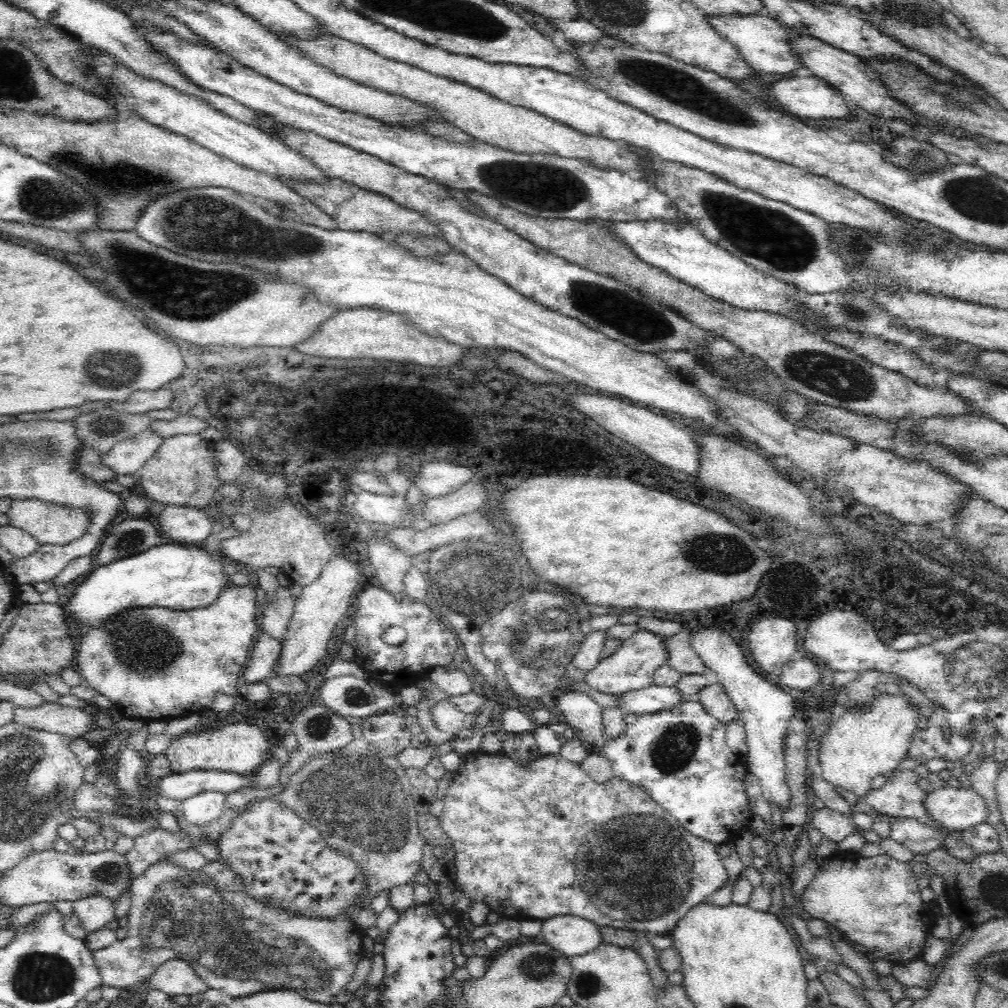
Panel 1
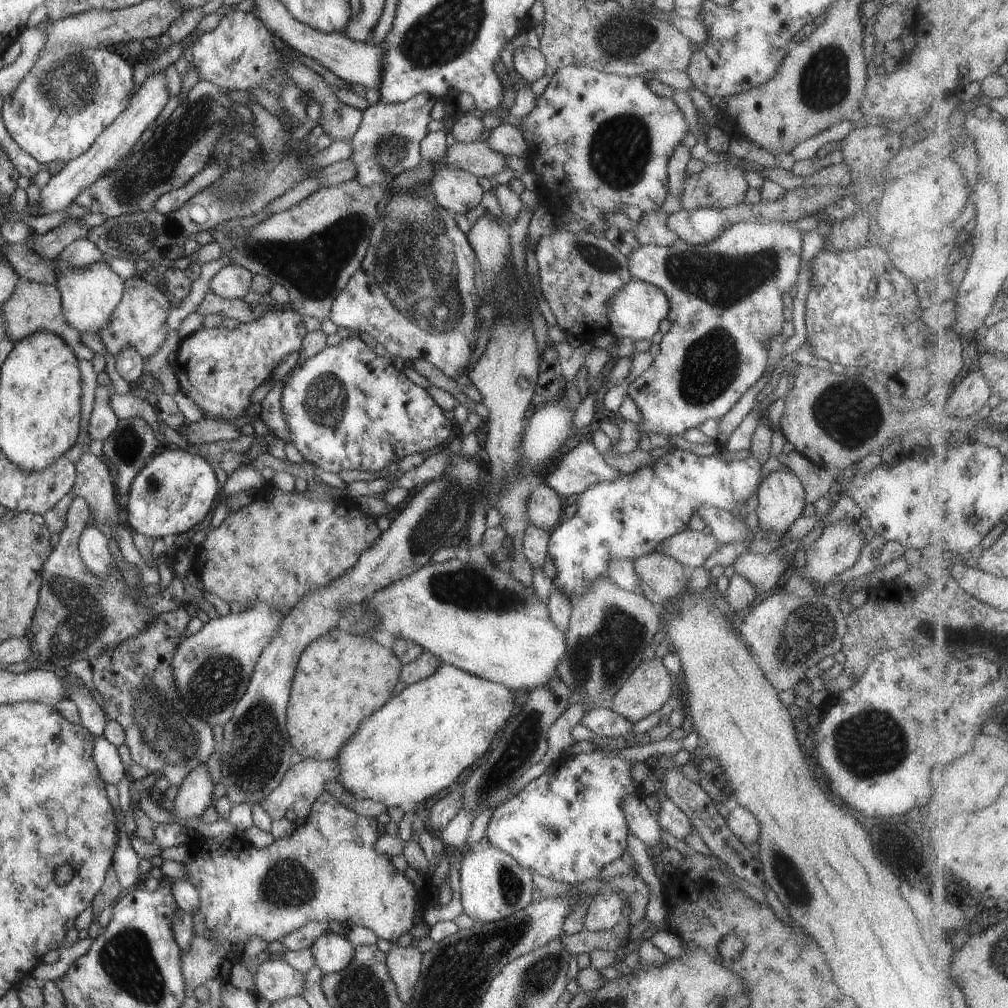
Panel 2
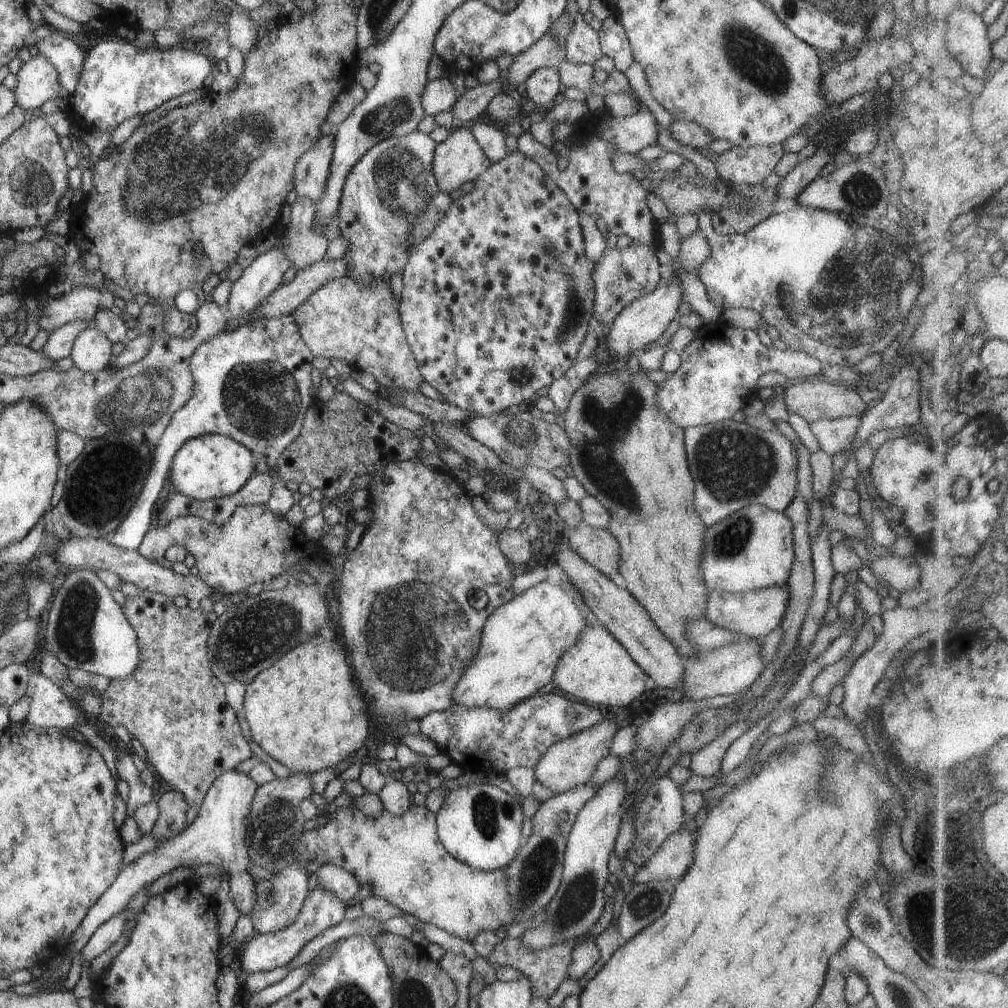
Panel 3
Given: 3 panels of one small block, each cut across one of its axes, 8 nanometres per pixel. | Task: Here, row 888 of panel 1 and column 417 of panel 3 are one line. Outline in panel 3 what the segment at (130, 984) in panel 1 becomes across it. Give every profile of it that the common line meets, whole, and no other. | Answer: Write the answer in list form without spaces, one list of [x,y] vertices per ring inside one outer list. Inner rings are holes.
[[[417,130],[401,136],[384,138],[365,151],[346,176],[336,213],[340,236],[348,242],[342,257],[347,265],[345,275],[360,285],[373,287],[376,281],[388,283],[393,274],[402,272],[410,255],[408,238],[412,226],[415,226],[415,222],[439,190],[432,173],[435,145],[436,142],[428,134]]]

